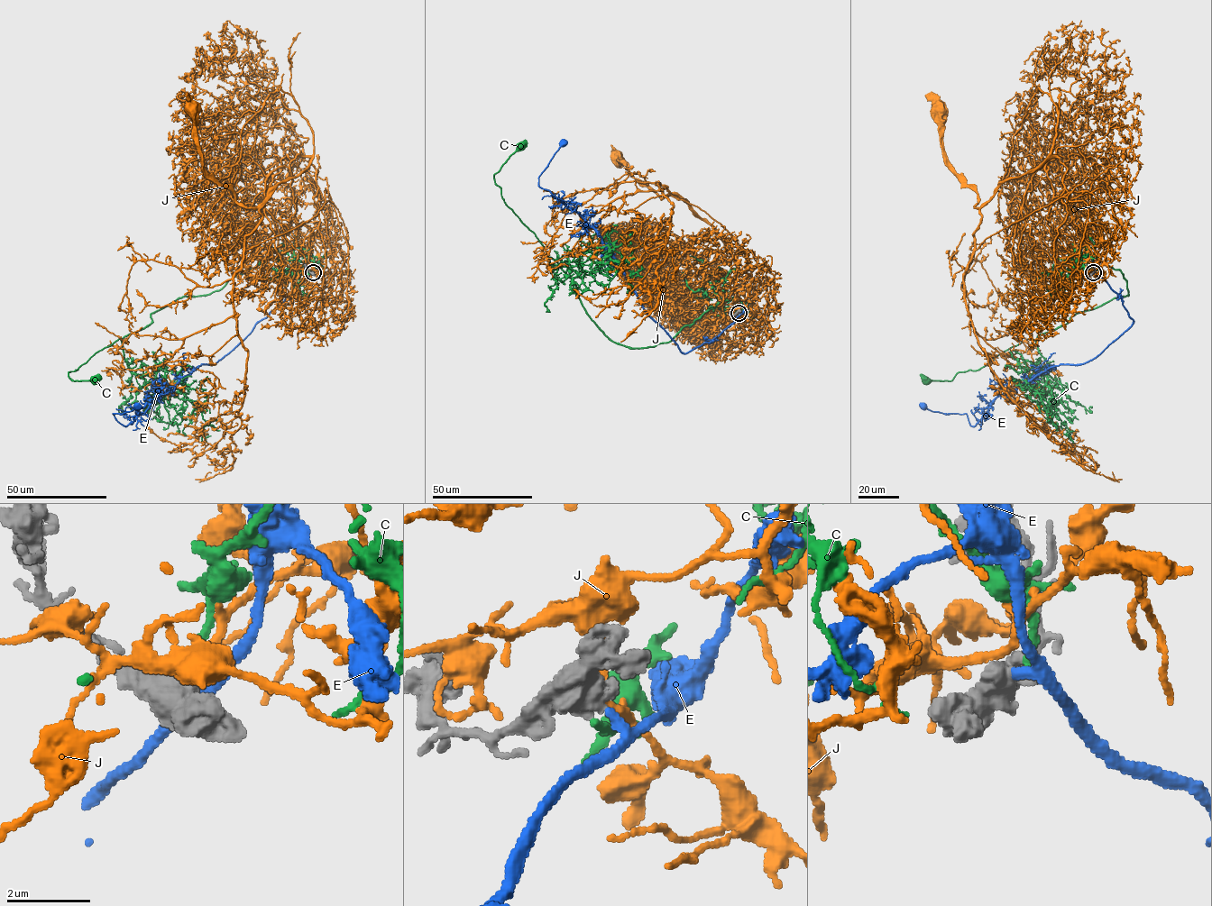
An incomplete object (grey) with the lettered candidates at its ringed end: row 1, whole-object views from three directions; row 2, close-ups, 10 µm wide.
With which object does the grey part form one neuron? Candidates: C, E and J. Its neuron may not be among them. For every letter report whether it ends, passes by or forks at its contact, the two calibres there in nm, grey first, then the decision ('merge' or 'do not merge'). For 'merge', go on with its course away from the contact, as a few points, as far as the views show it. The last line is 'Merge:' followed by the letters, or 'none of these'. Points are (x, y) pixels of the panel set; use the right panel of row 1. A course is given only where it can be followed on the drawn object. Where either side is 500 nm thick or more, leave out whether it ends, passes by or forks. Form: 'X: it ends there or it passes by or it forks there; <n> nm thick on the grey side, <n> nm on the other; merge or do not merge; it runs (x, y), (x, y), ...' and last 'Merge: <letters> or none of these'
C: it ends there; 480 nm thick on the grey side, 190 nm on the other; do not merge
E: it passes by; 440 nm thick on the grey side, 200 nm on the other; merge; it runs (1093, 271), (1133, 320), (1105, 350), (1079, 364), (1050, 367), (1005, 391), (972, 426), (965, 413), (922, 407)
J: 600 nm thick on the grey side, 200 nm on the other; do not merge
Merge: E

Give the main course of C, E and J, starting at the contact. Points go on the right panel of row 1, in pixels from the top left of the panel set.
C: (1094, 271), (1078, 262), (1084, 272), (1104, 262), (1118, 269), (1127, 295), (1078, 312), (977, 370), (925, 381)
E: (1093, 271), (1133, 320), (1105, 350), (1079, 364), (1050, 367), (1005, 391), (972, 426), (965, 413), (922, 407)
J: (1092, 271), (1055, 262), (1068, 213), (1060, 159), (1009, 178), (976, 207), (978, 195), (944, 150), (939, 109)

